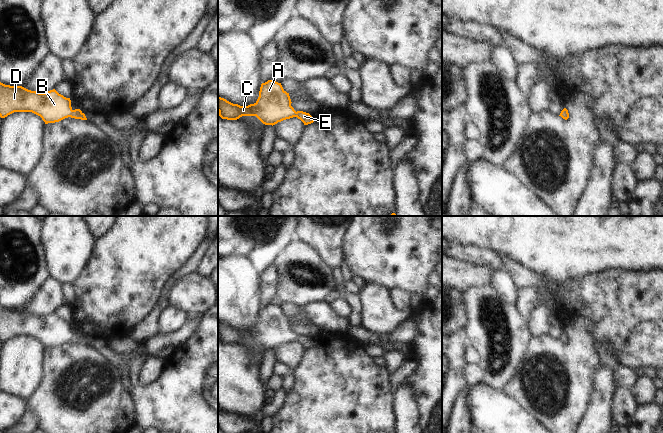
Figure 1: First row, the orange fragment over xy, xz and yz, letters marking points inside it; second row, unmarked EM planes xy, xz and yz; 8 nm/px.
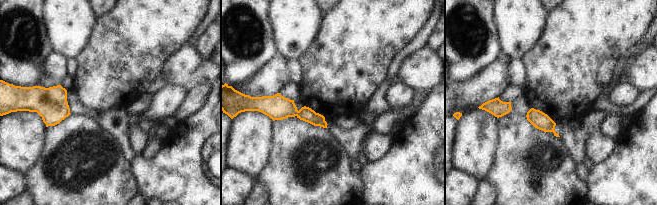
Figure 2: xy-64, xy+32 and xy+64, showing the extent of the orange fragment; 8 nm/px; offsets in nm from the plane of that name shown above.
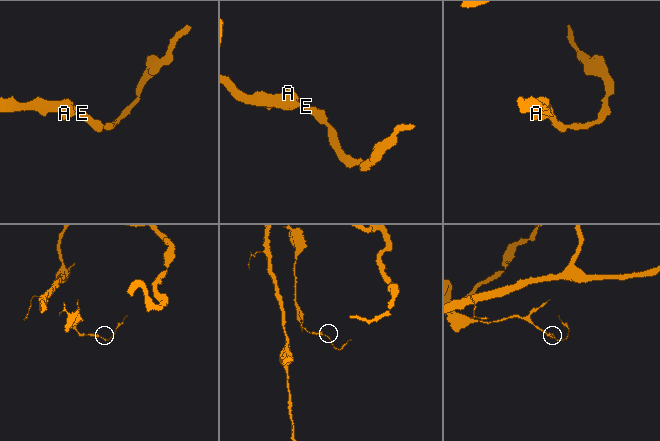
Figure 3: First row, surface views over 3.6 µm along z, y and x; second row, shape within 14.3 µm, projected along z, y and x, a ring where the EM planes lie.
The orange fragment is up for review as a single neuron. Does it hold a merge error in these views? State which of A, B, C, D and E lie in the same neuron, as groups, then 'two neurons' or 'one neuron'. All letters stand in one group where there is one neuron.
groups A B C D E; one neuron

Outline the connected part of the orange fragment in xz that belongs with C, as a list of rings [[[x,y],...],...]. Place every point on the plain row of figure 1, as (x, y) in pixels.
[[[268,304],[261,308],[259,321],[254,328],[240,330],[218,321],[218,336],[222,343],[237,344],[242,340],[256,340],[265,349],[275,349],[286,343],[297,341],[304,349],[315,343],[306,336],[295,335],[291,323],[281,307]]]

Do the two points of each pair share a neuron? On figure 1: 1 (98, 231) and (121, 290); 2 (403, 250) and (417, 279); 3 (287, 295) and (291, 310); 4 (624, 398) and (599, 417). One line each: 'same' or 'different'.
1: different
2: same
3: different
4: different

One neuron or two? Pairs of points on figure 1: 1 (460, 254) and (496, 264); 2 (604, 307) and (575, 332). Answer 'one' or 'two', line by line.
1: one
2: two

